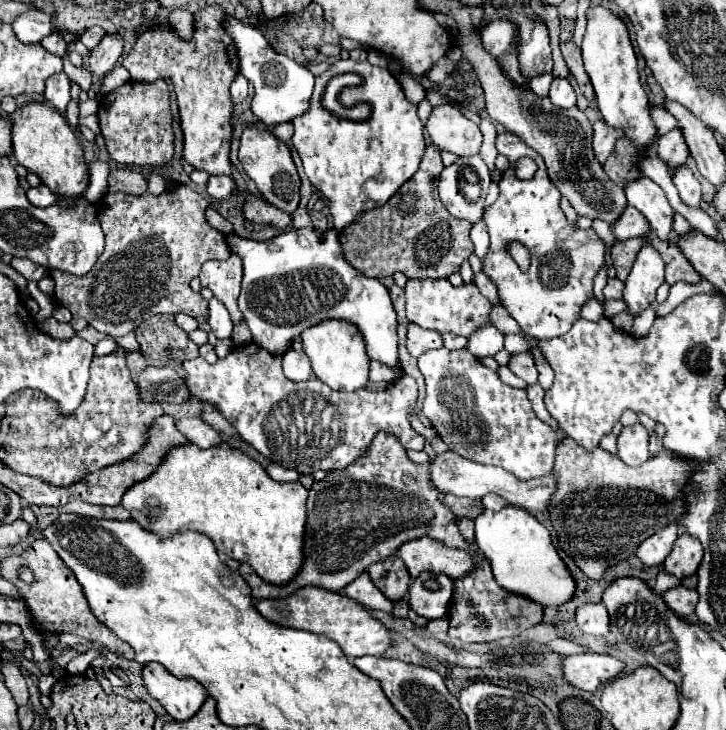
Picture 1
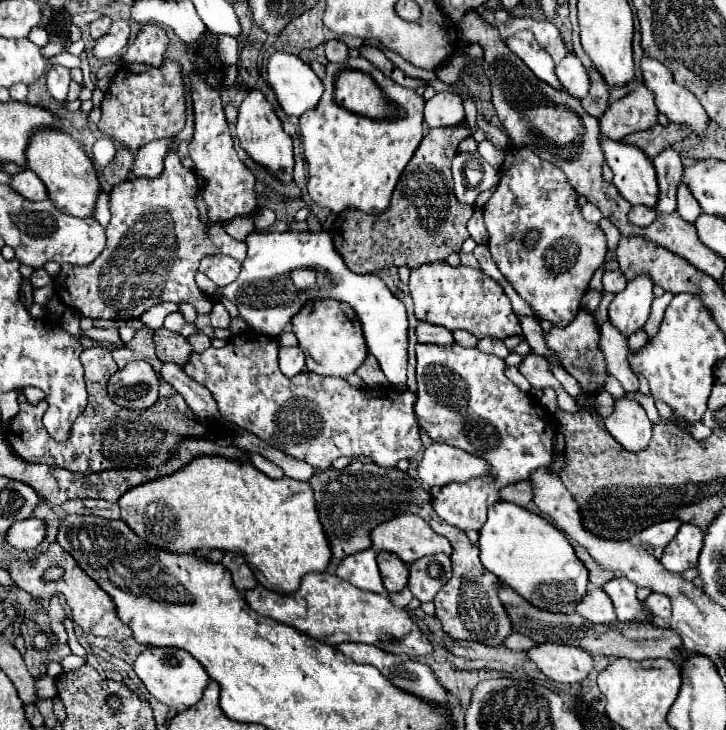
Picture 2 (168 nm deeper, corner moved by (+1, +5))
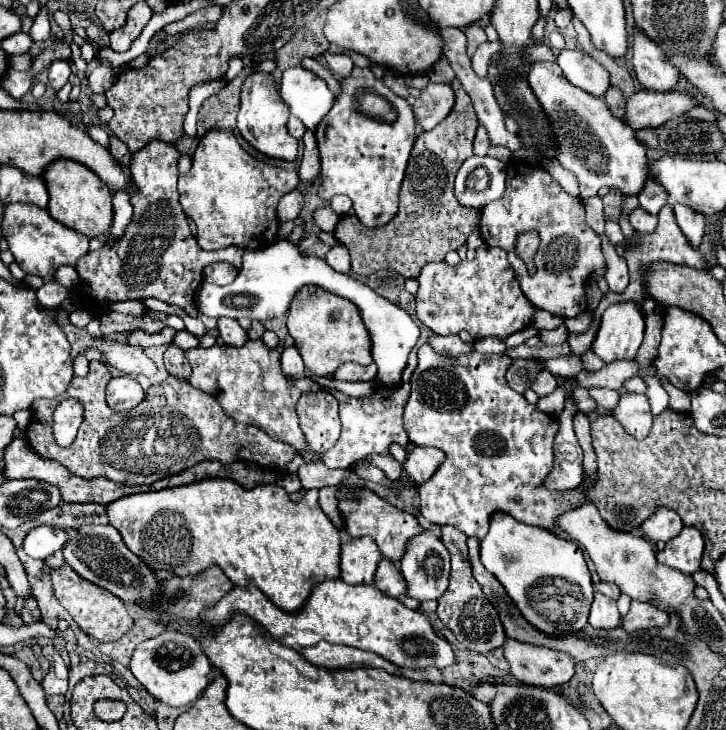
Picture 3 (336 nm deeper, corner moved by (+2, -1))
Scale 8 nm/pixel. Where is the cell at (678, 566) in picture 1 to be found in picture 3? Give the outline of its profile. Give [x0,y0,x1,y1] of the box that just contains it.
[656,527,704,575]

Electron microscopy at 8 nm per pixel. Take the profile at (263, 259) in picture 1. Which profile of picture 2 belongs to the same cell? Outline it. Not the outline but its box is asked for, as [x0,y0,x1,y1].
[219,231,407,385]

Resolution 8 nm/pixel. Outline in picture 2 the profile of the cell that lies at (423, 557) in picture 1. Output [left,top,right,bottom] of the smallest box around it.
[373,513,451,563]

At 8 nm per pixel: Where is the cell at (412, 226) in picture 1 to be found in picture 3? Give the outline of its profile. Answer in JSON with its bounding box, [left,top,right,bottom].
[334,79,480,277]

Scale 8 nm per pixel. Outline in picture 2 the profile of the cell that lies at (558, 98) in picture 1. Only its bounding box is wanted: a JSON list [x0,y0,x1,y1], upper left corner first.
[555,55,589,99]

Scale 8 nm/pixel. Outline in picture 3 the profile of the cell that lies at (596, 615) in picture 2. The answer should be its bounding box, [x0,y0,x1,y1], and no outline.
[588,593,620,629]

